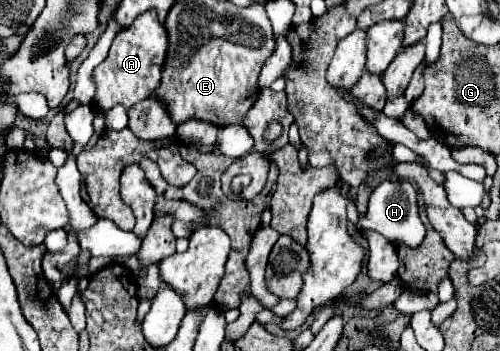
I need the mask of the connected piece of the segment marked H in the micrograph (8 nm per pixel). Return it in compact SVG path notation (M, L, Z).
M385 181L385 183L381 183L371 195L369 209L367 209L365 217L359 219L359 227L373 229L373 231L381 233L393 245L403 243L407 247L417 247L425 237L425 227L423 227L419 213L417 213L417 191L415 191L415 187L409 181Z

